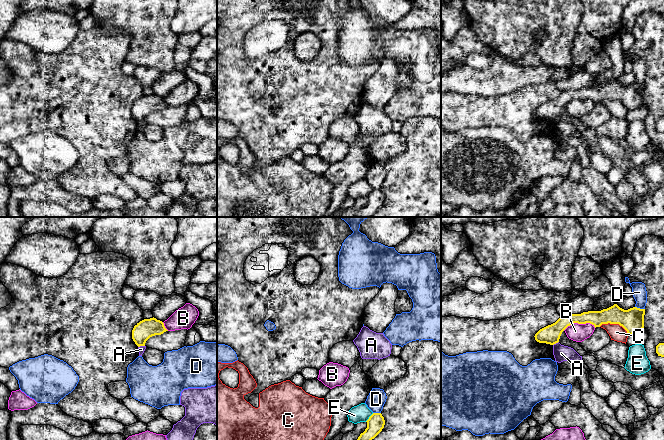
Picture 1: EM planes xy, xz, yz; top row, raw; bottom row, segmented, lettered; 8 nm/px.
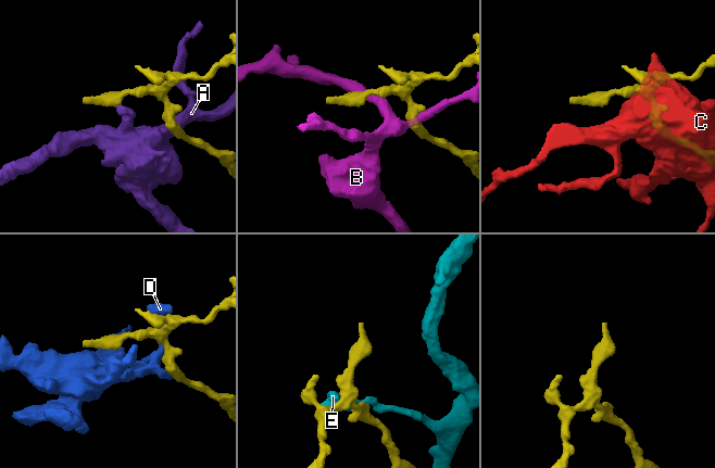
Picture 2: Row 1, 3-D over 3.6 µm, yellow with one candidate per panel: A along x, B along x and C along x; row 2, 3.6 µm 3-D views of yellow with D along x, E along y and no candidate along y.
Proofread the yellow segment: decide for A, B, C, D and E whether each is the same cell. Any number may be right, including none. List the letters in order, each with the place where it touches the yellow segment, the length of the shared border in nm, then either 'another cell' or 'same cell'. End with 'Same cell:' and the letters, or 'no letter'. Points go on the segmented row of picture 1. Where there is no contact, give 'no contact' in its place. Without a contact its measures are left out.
A: yz (555, 343) | 60 nm | another cell
B: yz (579, 323) | 260 nm | another cell
C: yz (614, 323) | 260 nm | another cell
D: yz (639, 308) | 80 nm | another cell
E: xz (369, 417) | 100 nm | another cell
Same cell: no letter

